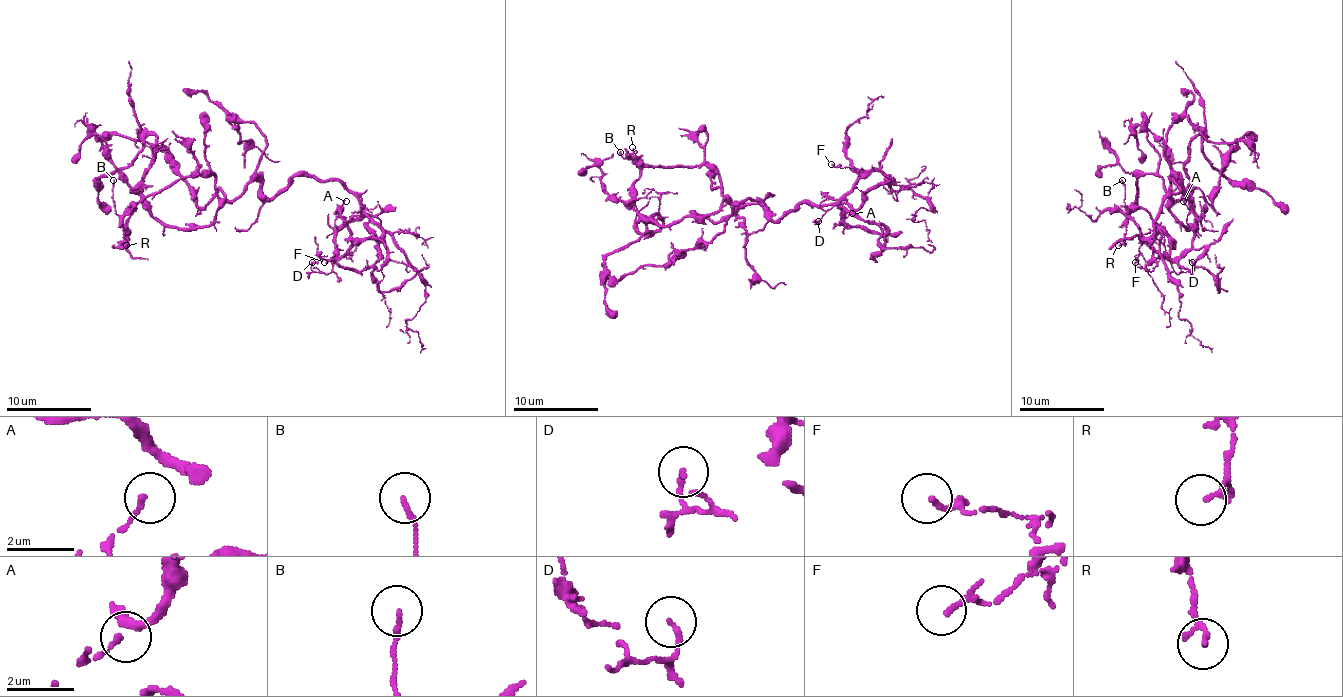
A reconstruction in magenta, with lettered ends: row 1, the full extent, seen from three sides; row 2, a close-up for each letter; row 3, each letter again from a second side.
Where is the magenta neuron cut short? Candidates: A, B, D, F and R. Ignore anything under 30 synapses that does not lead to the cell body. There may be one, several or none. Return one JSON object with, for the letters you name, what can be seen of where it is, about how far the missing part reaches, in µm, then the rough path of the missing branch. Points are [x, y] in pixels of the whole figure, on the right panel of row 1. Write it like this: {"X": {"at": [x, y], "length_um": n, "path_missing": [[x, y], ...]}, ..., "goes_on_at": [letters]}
{"goes_on_at": []}

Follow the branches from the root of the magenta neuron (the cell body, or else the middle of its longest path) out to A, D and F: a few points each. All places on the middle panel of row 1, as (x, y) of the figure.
A: (770, 213), (856, 209), (888, 183), (882, 173), (839, 200), (841, 223), (852, 213)
D: (770, 213), (784, 217), (801, 202), (856, 209), (888, 179), (869, 171), (818, 221)
F: (770, 213), (784, 217), (801, 202), (850, 204), (856, 209), (871, 190), (888, 183), (877, 171), (831, 164)

